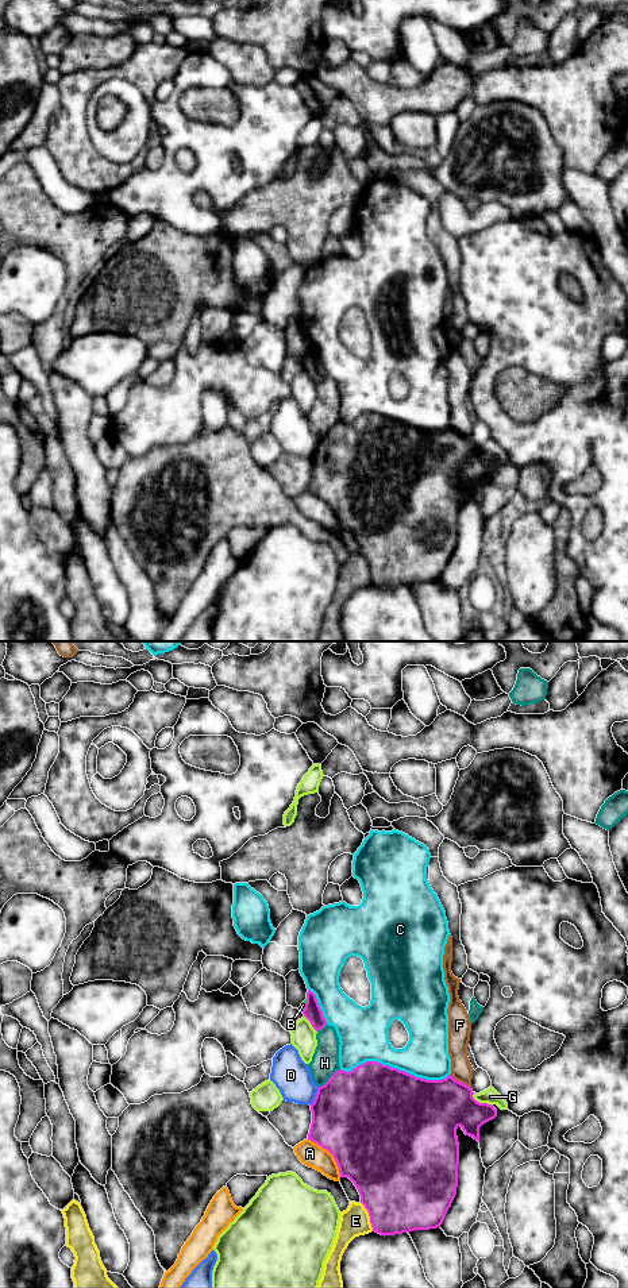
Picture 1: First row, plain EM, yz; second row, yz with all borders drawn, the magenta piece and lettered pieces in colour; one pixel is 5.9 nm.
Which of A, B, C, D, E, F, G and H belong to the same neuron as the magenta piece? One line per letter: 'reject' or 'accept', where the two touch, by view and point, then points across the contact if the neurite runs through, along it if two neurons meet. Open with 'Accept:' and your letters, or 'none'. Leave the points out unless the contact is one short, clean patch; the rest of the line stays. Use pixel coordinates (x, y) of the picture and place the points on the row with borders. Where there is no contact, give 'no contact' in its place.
Accept: none
A: reject | yz (330, 1152)
B: reject | yz (305, 1005) | along yz (307, 999), (301, 1010)
C: reject | yz (396, 1068)
D: reject | yz (316, 1096)
E: reject | yz (369, 1215)
F: reject | yz (459, 1082)
G: reject | yz (478, 1102)
H: reject | yz (328, 1079)

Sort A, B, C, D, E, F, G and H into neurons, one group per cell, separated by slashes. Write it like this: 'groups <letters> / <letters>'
groups A / B F / C / D / E H / G

